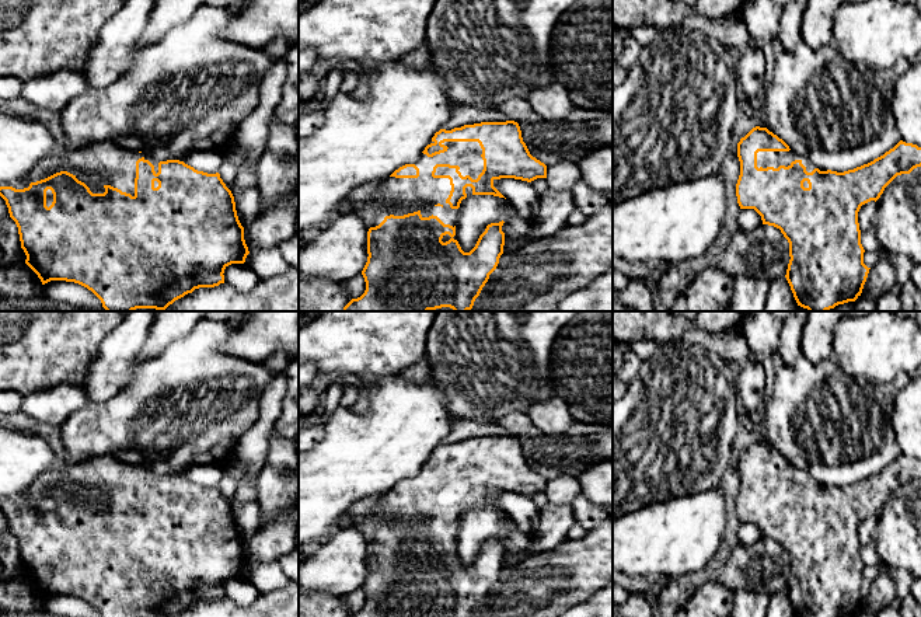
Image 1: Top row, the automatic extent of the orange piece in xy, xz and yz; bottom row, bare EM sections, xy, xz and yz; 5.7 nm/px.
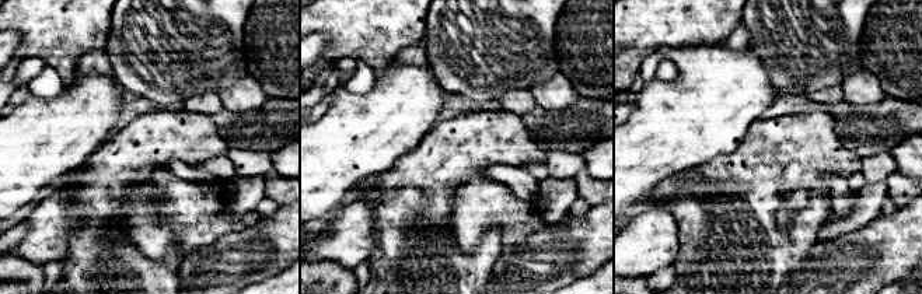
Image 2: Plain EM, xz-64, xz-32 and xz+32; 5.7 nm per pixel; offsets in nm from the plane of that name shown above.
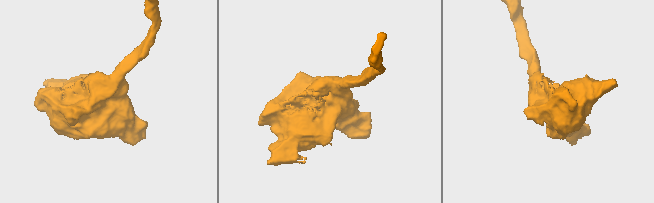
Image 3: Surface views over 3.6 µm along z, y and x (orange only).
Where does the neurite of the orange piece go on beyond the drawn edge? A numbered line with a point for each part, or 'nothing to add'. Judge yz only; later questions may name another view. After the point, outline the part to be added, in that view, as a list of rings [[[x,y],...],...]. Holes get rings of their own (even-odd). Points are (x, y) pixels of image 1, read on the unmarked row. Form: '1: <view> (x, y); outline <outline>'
1: yz (764, 473); outline [[[793,464],[789,466],[758,466],[757,467],[757,481],[774,481],[778,482],[779,480],[791,480],[792,475],[800,474],[802,478],[806,481],[807,487],[812,487],[816,480],[806,471],[798,468]]]

